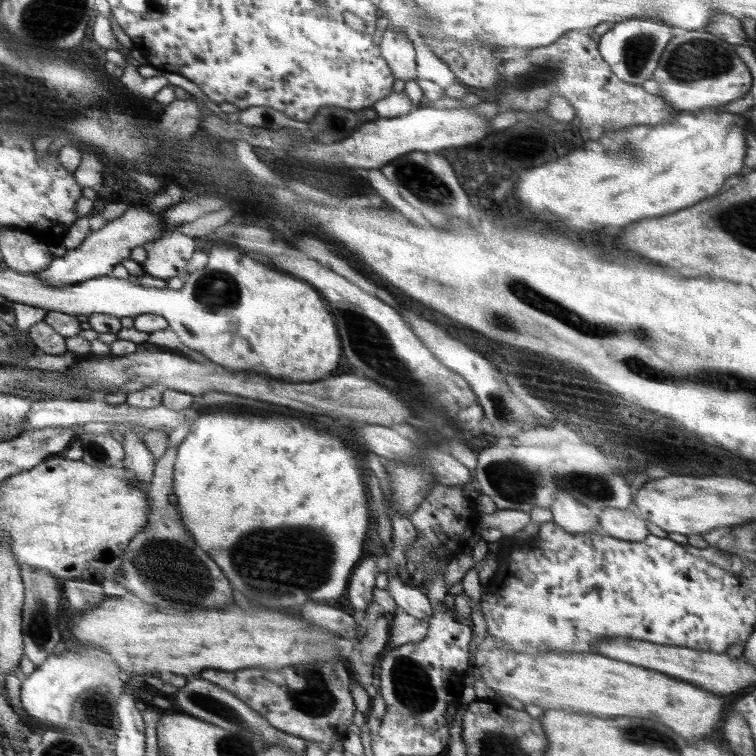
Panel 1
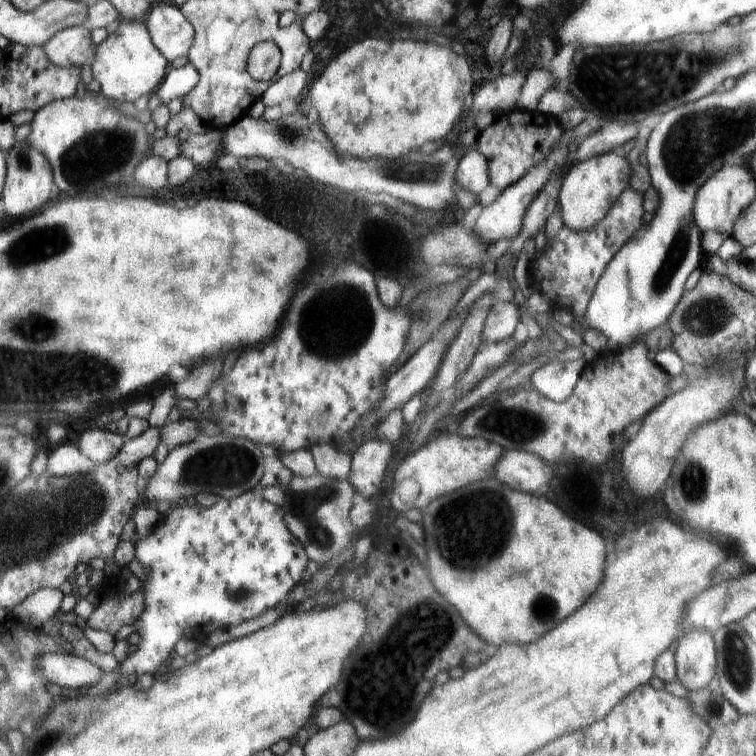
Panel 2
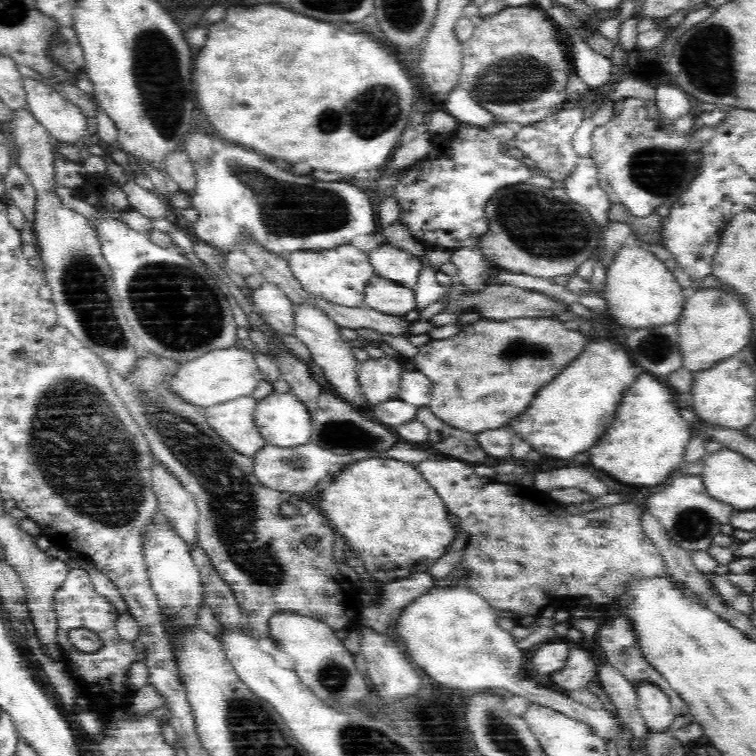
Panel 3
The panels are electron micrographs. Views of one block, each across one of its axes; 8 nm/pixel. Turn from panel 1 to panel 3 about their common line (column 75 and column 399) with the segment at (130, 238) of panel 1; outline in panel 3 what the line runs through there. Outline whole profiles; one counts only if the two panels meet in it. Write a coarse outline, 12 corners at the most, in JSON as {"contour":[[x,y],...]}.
{"contour":[[387,244],[369,256],[376,275],[416,292],[418,257]]}

